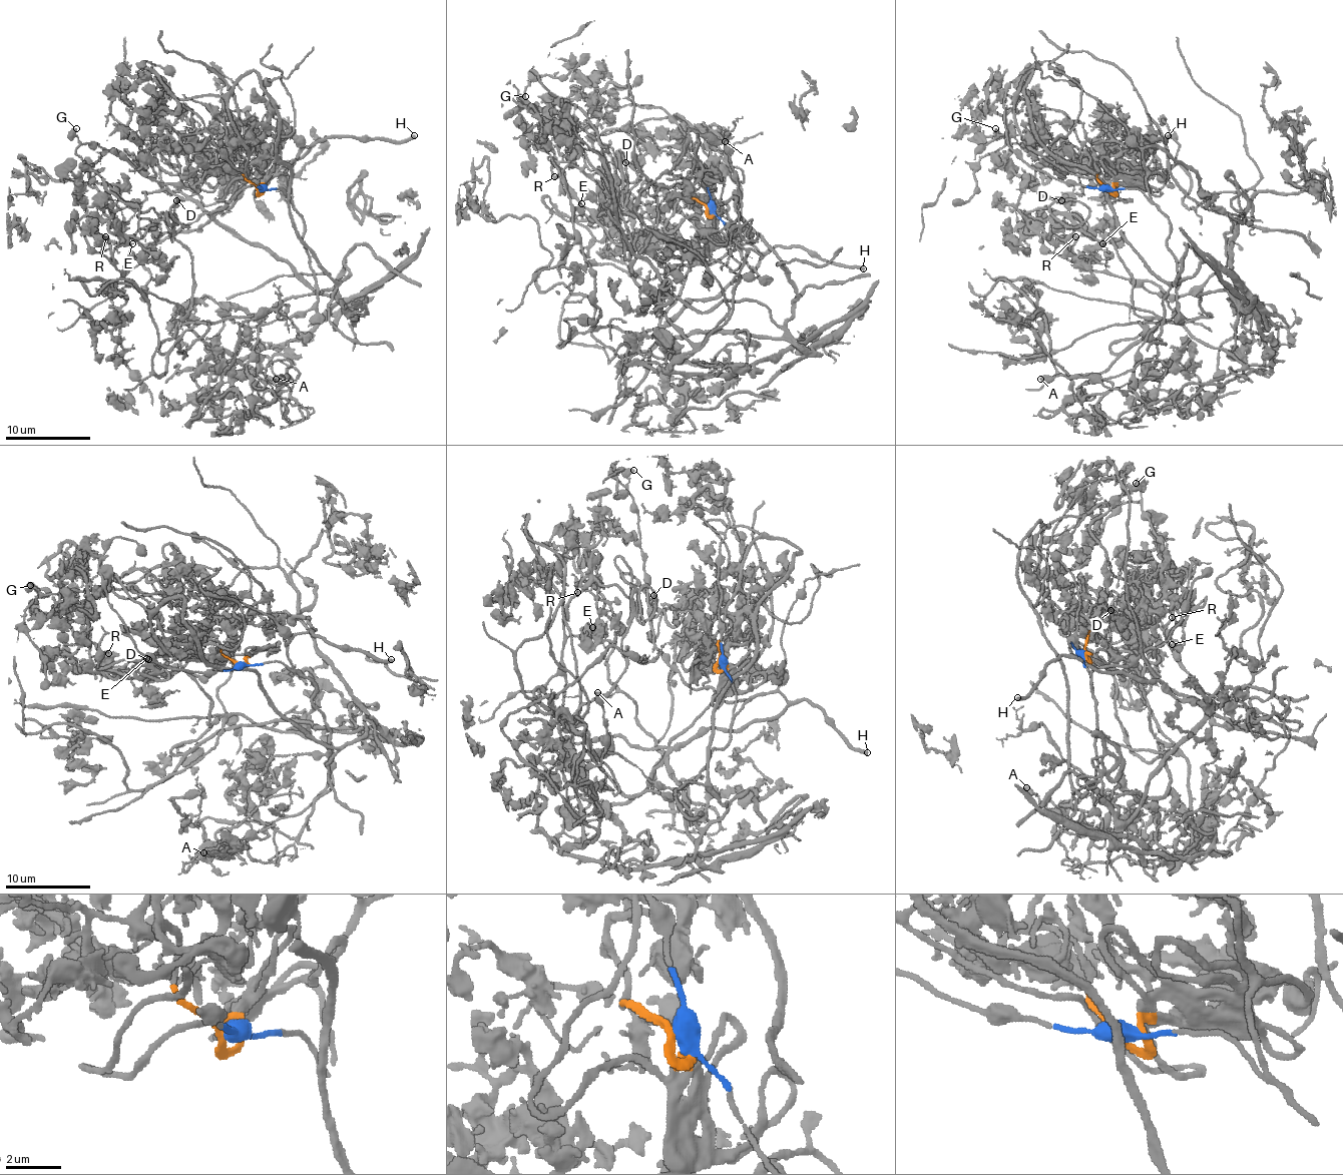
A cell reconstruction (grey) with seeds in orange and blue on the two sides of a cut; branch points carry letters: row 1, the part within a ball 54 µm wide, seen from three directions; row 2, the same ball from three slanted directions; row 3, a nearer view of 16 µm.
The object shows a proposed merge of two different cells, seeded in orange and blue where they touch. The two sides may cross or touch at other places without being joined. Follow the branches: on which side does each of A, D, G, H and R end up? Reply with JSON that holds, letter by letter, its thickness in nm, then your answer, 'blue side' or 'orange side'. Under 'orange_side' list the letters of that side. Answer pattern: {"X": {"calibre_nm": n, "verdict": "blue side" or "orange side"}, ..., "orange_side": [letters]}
{"A": {"calibre_nm": 550, "verdict": "blue side"}, "D": {"calibre_nm": 170, "verdict": "orange side"}, "G": {"calibre_nm": 460, "verdict": "blue side"}, "H": {"calibre_nm": 320, "verdict": "blue side"}, "R": {"calibre_nm": 200, "verdict": "orange side"}, "orange_side": ["D", "R"]}

